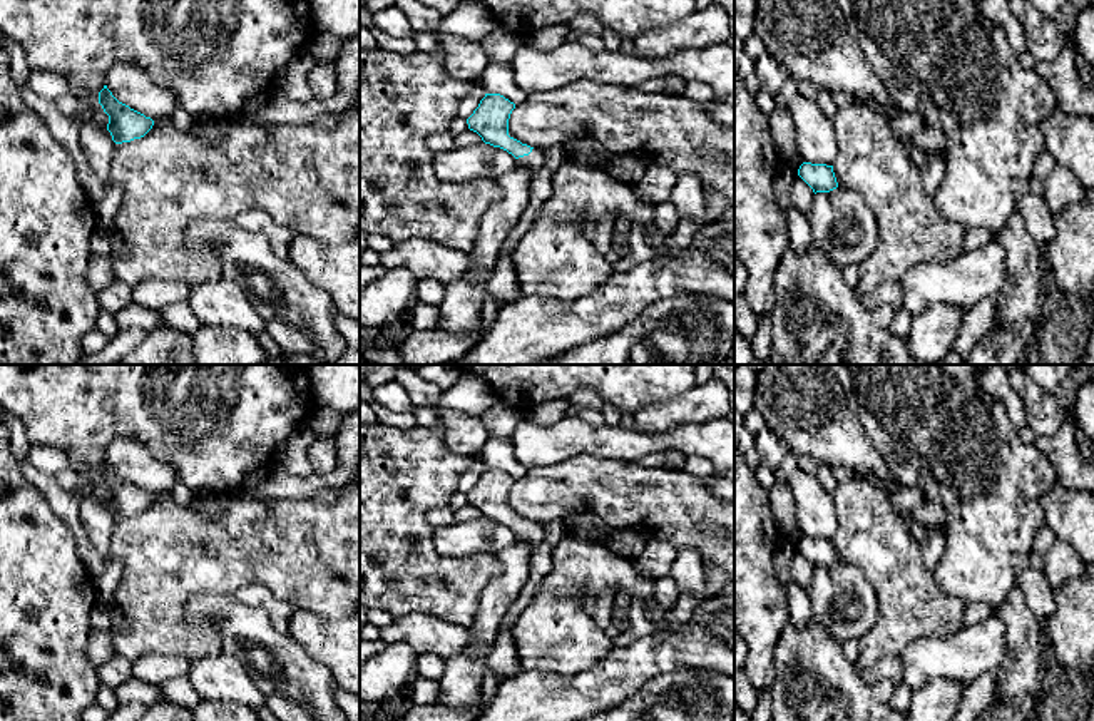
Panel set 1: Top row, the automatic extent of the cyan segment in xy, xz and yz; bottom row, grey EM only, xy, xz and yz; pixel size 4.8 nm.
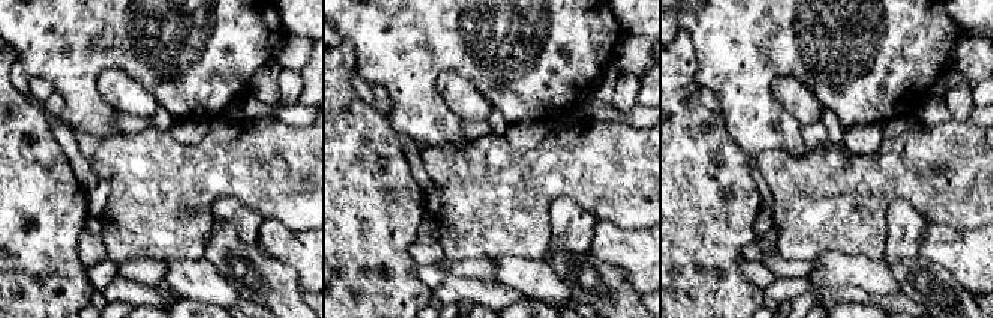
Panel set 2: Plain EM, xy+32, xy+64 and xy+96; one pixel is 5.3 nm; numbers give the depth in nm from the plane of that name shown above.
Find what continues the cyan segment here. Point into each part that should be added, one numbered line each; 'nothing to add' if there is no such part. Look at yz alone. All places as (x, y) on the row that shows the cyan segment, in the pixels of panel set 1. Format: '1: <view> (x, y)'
nothing to add

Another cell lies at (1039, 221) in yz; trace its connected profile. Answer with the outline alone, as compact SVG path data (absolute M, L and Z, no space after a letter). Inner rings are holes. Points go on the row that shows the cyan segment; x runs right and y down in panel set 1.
M1025 192L1017 199L1017 209L1024 216L1027 233L1045 248L1056 238L1056 222L1044 197Z

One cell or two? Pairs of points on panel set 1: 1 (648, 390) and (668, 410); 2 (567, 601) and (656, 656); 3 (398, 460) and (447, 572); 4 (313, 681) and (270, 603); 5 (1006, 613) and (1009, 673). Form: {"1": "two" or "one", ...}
{"1": "two", "2": "two", "3": "one", "4": "two", "5": "one"}

